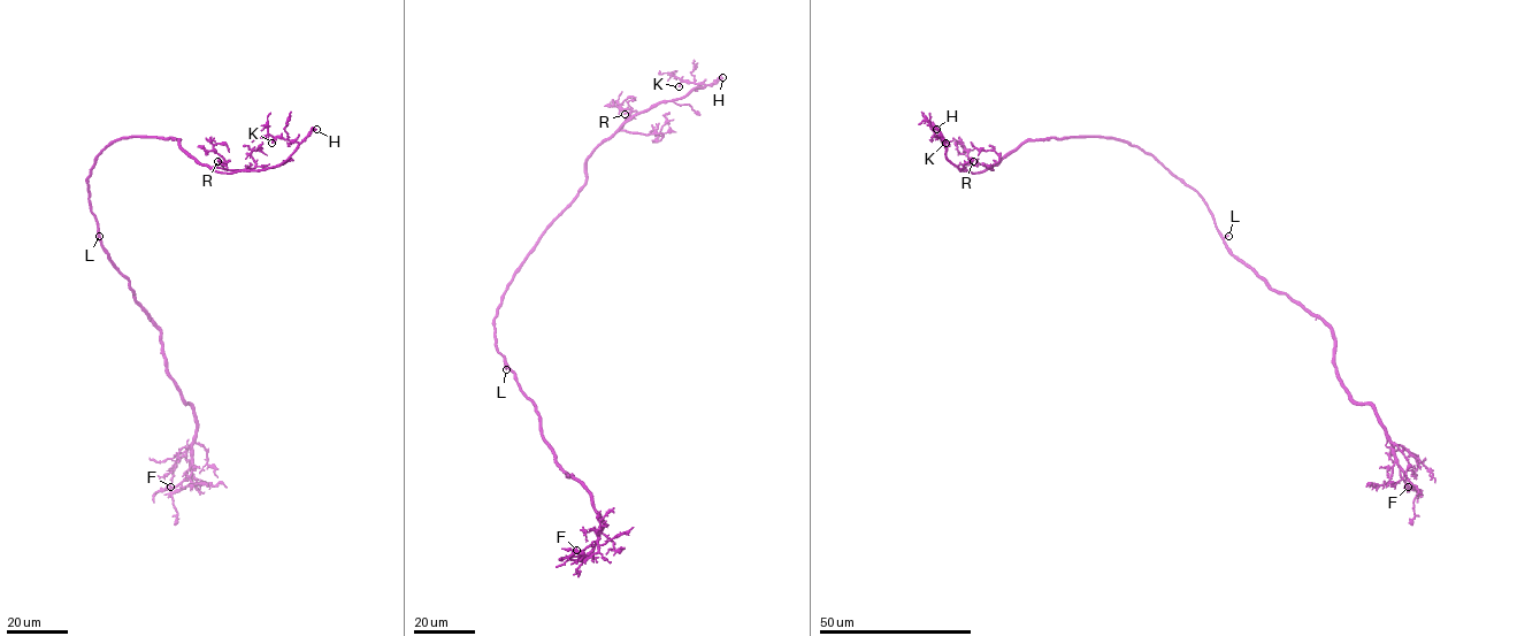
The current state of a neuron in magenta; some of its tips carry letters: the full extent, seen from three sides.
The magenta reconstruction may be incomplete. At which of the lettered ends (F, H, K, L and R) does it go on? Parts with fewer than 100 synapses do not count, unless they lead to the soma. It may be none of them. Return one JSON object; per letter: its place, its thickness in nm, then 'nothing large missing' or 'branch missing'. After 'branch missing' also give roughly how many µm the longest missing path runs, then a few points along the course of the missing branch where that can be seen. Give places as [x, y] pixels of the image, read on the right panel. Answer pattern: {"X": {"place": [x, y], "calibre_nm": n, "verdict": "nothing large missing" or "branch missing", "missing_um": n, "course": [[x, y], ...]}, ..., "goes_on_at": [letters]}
{"F": {"place": [1408, 487], "calibre_nm": 130, "verdict": "nothing large missing"}, "H": {"place": [936, 129], "calibre_nm": 120, "verdict": "nothing large missing"}, "K": {"place": [945, 143], "calibre_nm": 180, "verdict": "nothing large missing"}, "L": {"place": [1228, 236], "calibre_nm": 180, "verdict": "branch missing", "missing_um": 25, "course": [[1228, 236], [1249, 255], [1262, 255], [1251, 244]]}, "R": {"place": [973, 161], "calibre_nm": 150, "verdict": "nothing large missing"}, "goes_on_at": ["L"]}

